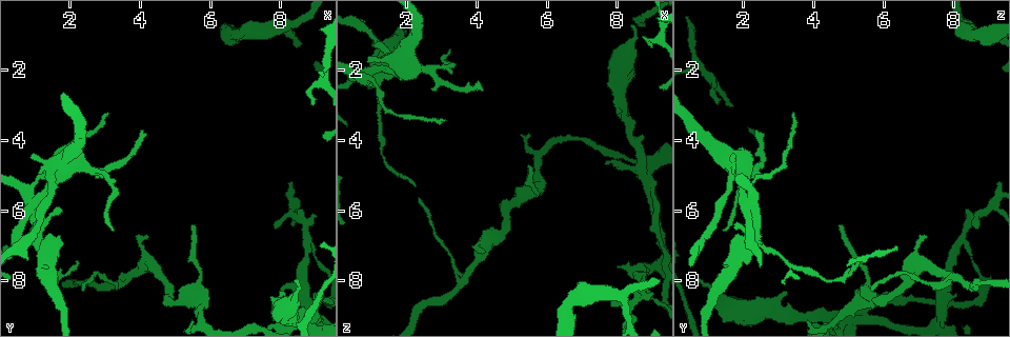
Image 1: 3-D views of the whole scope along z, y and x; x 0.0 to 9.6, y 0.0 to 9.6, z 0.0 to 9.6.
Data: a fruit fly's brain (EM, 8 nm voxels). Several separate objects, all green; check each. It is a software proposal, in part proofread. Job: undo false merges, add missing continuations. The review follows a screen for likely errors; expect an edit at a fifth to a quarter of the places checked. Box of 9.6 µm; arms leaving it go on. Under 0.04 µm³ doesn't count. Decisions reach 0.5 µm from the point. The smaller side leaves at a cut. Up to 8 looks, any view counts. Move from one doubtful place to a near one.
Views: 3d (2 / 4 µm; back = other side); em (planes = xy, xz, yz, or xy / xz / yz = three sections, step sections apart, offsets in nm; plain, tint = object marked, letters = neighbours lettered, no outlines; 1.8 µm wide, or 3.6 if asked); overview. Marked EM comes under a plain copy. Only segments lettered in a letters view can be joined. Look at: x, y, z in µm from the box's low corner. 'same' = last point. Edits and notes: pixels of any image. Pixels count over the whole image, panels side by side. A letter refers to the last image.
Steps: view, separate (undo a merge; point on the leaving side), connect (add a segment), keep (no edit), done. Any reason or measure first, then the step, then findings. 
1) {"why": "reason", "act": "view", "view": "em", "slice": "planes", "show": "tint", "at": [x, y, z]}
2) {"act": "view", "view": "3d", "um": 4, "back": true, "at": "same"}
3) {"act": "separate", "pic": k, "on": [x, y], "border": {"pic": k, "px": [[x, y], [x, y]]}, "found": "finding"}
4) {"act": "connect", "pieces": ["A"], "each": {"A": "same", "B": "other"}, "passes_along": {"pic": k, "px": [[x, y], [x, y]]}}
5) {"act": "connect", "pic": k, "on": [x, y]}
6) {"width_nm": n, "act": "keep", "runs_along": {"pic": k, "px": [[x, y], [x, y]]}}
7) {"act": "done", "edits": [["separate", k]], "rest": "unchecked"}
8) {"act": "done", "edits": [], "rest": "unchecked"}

{"why": "long arm stops here", "act": "view", "view": "3d", "um": 2, "at": [2.30, 8.25, 5.70]}

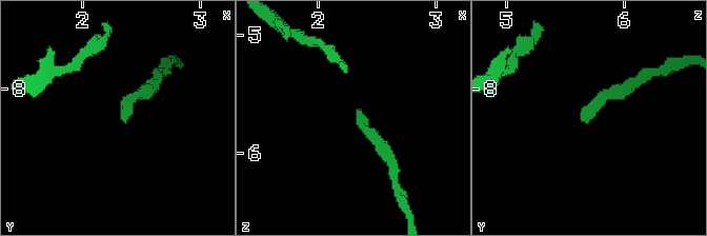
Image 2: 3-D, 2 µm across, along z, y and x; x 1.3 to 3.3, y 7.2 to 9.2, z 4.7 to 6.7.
{"act": "view", "view": "em", "slice": "yz", "step": 8, "show": "tint", "at": [2.34, 8.26, 5.64]}

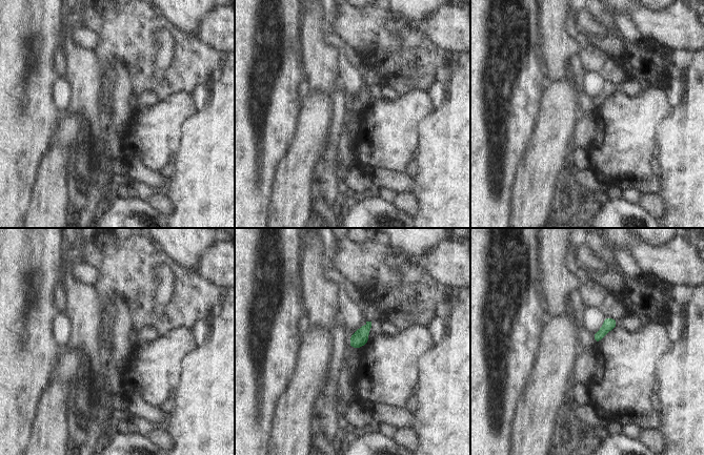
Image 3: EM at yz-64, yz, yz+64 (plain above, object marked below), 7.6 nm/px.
{"act": "view", "view": "em", "slice": "planes", "show": "letters", "at": "same"}

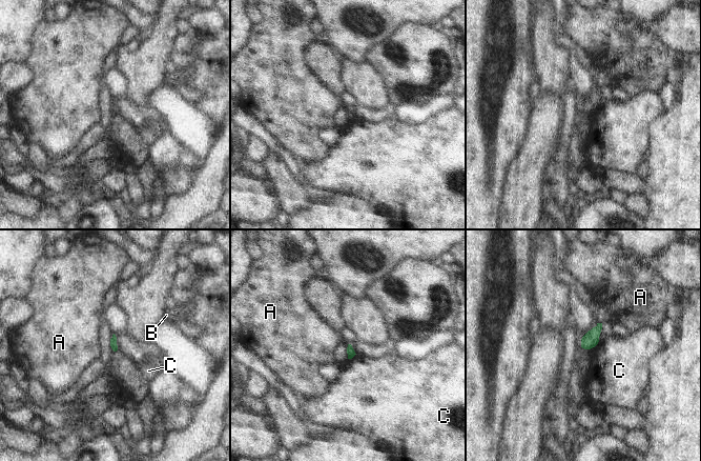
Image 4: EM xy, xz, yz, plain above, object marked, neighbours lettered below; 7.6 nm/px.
{"act": "keep", "each": {"A": "other", "B": "other", "C": "other"}, "border": {"pic": 4, "px": [[356, 354], [349, 359]]}, "found": "none of them fits"}

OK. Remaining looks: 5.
{"why": "arms run side by side", "act": "view", "view": "3d", "um": 2, "at": [0.90, 5.90, 2.10]}

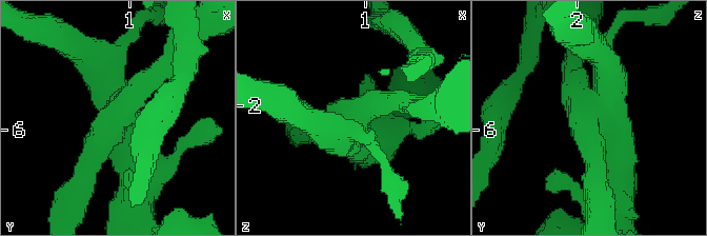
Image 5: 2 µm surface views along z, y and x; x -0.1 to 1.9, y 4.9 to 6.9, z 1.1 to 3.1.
{"act": "view", "view": "em", "um": 3.6, "slice": "planes", "show": "tint", "at": [0.94, 5.82, 2.12]}

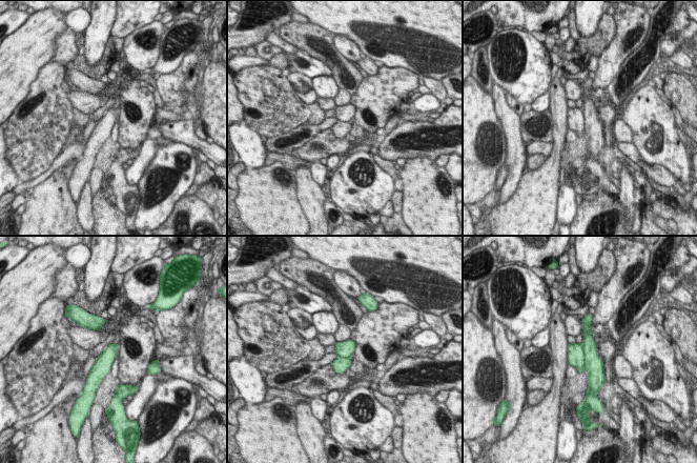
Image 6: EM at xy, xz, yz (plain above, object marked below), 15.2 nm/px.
{"act": "view", "view": "em", "um": 3.6, "slice": "planes", "show": "letters", "at": "same"}

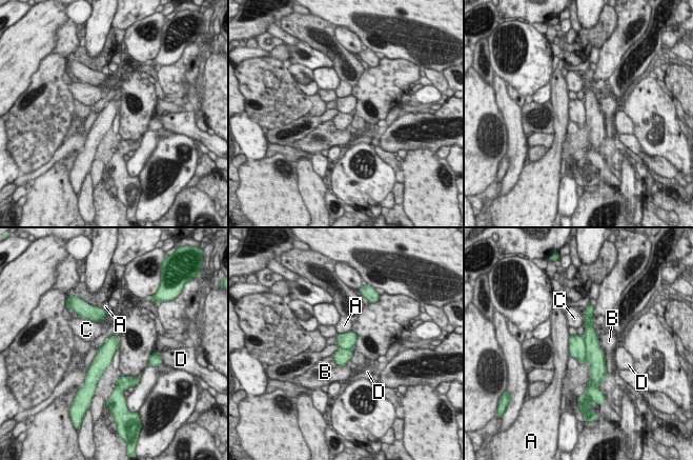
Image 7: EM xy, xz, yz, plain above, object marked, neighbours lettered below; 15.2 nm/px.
{"width_nm": 260, "act": "separate", "pic": 7, "on": [595, 357], "each": {"A": "other", "B": "other", "C": "other", "D": "other"}, "border": {"pic": 7, "px": [[583, 336], [586, 359]]}, "found": "a second neuron is stuck on"}

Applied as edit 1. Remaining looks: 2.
{"act": "done", "edits": [["separate", 7]], "rest": "unchecked"}

